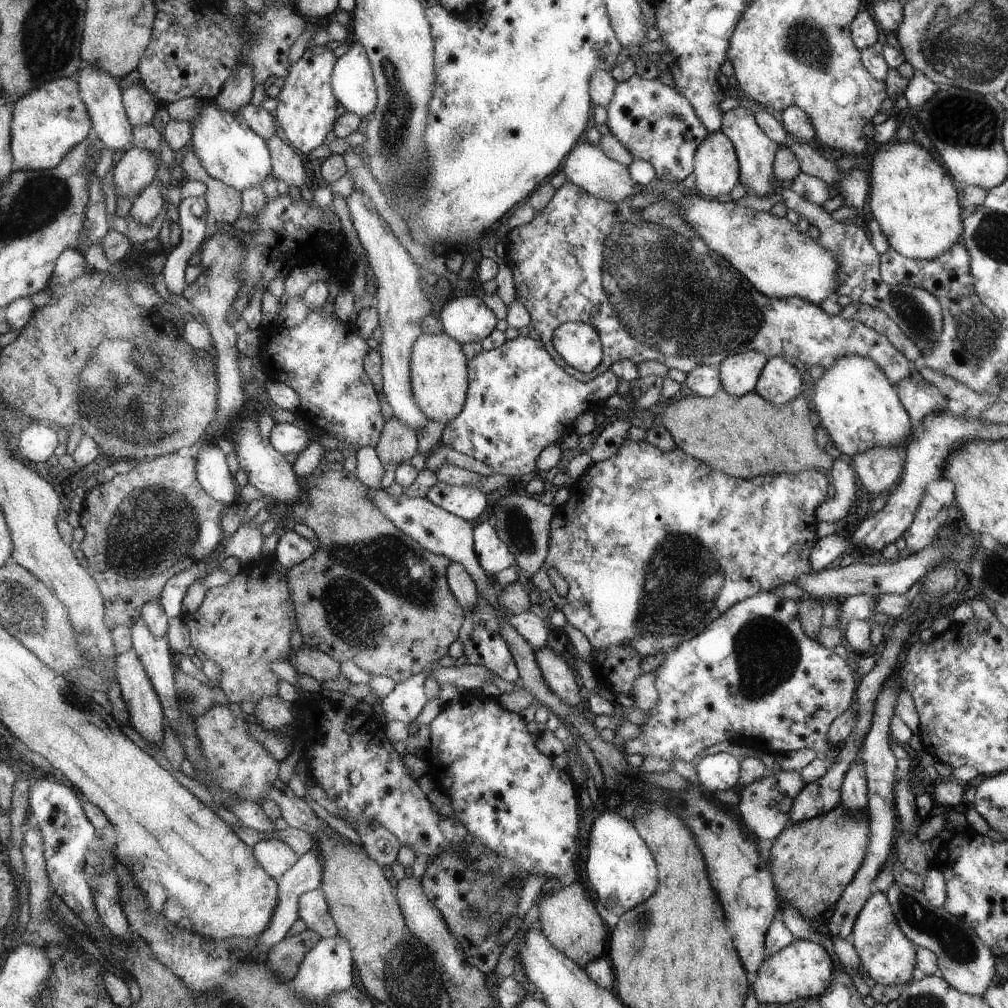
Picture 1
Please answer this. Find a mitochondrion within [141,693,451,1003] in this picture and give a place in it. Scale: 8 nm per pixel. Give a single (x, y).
(392, 957)

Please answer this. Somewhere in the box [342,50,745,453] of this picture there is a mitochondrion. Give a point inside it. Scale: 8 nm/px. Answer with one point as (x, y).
(393, 143)

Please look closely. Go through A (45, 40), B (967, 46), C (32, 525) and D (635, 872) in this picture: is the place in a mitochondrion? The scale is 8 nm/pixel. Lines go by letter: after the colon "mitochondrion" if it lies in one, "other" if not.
A: mitochondrion
B: mitochondrion
C: other
D: other

